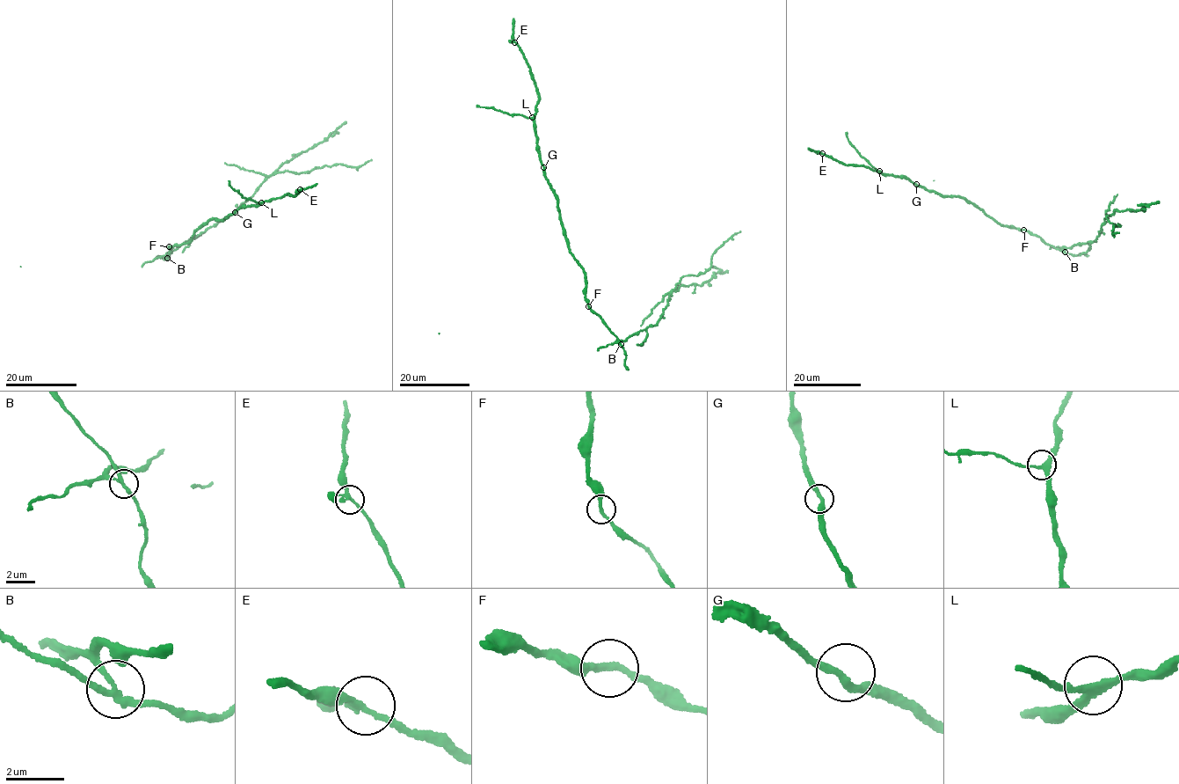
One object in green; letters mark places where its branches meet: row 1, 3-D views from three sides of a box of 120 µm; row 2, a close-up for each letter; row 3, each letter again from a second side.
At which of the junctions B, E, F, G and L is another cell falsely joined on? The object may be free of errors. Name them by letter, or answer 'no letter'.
B

